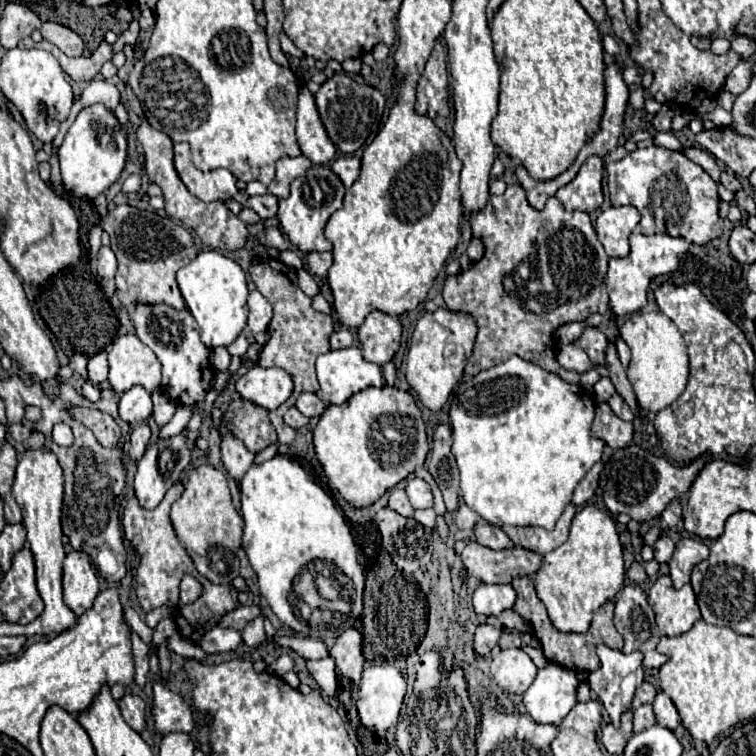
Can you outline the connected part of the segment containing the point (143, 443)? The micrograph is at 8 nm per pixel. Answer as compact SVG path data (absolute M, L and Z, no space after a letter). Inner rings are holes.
M140 424L134 428L134 432L130 434L132 438L132 446L130 446L130 458L136 462L142 458L146 446L148 446L148 440L150 440L150 428L148 424Z

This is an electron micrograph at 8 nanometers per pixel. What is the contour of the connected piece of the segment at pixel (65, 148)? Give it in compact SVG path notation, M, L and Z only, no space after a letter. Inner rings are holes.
M92 104L82 108L58 152L64 188L78 198L96 198L120 178L126 166L126 150L128 140L122 124L104 104Z

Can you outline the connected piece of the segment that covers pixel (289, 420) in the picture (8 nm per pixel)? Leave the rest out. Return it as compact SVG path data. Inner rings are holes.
M290 408L286 414L284 414L284 422L290 426L290 428L302 428L308 424L308 418L298 410L298 408Z

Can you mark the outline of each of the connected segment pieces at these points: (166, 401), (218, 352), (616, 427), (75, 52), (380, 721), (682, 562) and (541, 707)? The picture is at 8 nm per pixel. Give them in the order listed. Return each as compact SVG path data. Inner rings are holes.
M161 388L156 389L151 396L154 406L152 416L157 425L162 428L173 417L176 411L175 403L162 392Z
M214 348L210 352L210 364L212 368L218 372L218 370L226 370L228 364L230 364L230 354L226 348Z
M598 404L596 408L596 416L592 422L592 436L598 440L604 440L610 448L624 448L630 444L632 440L632 424L620 420L618 416L614 416L614 412L610 410L610 406Z
M44 22L40 28L44 40L56 44L66 56L74 58L74 56L82 56L84 52L84 42L80 40L80 36L76 32L72 32L70 28L56 24L56 22Z
M388 662L366 666L360 688L358 688L358 698L356 698L356 708L358 708L362 724L368 730L372 730L374 734L384 736L384 732L390 726L398 724L404 696L406 696L406 678L402 676L402 672L396 666L392 666Z
M694 538L678 540L674 556L668 562L674 588L682 588L684 584L688 584L692 568L706 558L708 558L708 546L702 540L694 540Z
M546 664L524 692L524 706L538 724L560 724L576 706L576 672L560 664Z

